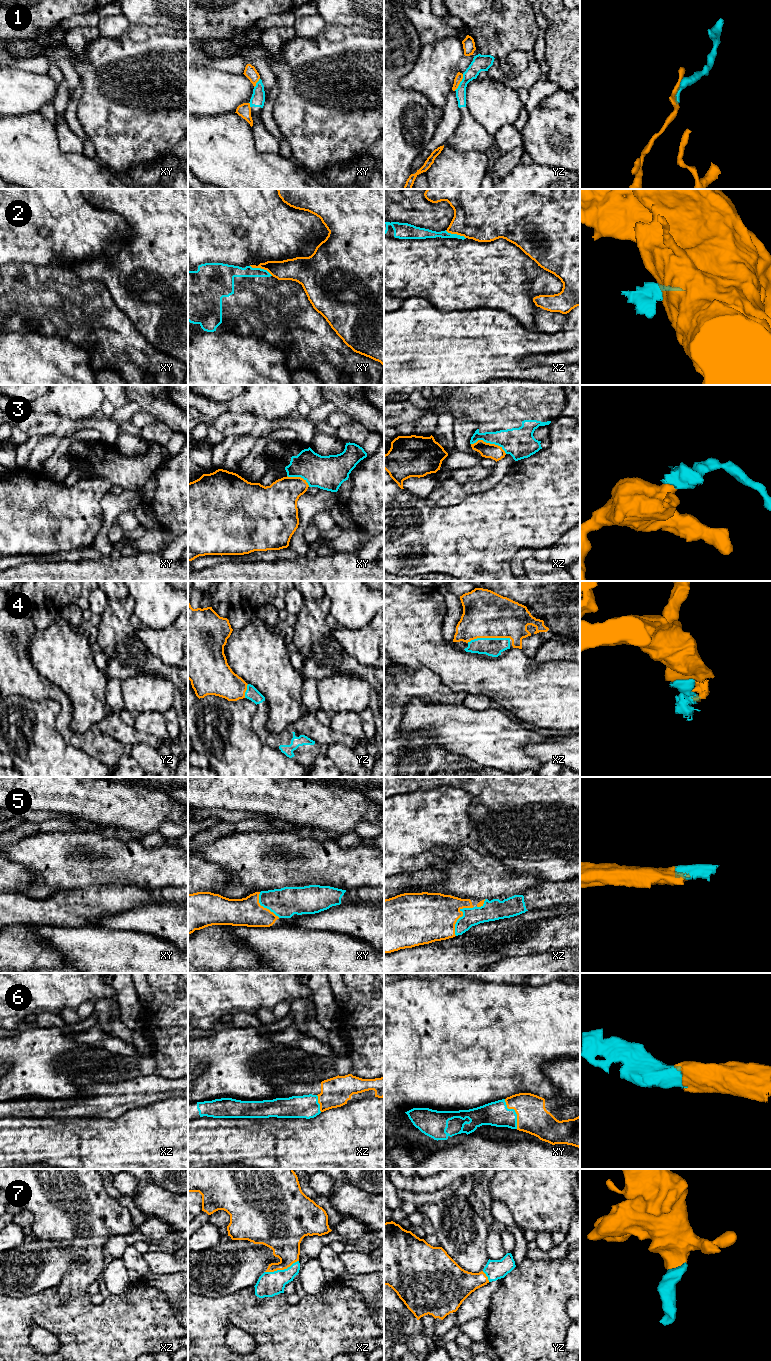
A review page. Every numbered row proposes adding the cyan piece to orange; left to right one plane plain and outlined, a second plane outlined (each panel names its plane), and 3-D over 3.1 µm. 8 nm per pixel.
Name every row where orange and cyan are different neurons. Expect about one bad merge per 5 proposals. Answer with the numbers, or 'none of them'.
1, 2, 3

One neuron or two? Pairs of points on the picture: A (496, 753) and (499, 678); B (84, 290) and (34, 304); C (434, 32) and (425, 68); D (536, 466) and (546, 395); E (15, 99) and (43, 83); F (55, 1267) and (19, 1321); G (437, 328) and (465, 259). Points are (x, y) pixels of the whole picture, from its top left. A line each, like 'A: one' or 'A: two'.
A: two
B: one
C: two
D: two
E: one
F: two
G: two

